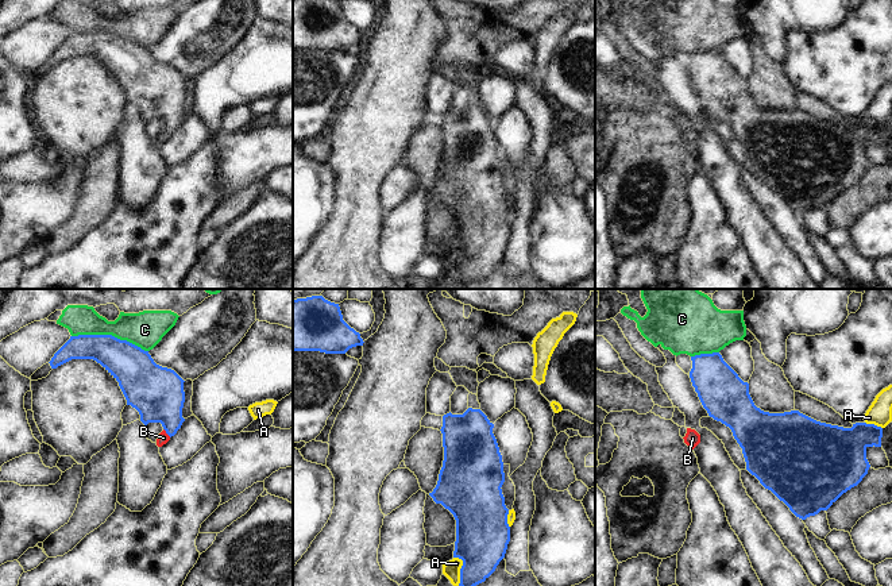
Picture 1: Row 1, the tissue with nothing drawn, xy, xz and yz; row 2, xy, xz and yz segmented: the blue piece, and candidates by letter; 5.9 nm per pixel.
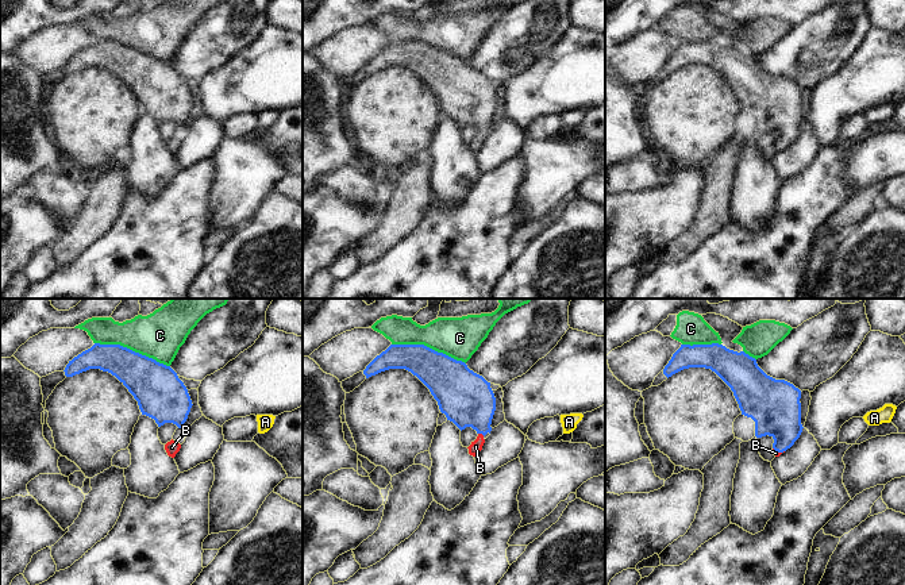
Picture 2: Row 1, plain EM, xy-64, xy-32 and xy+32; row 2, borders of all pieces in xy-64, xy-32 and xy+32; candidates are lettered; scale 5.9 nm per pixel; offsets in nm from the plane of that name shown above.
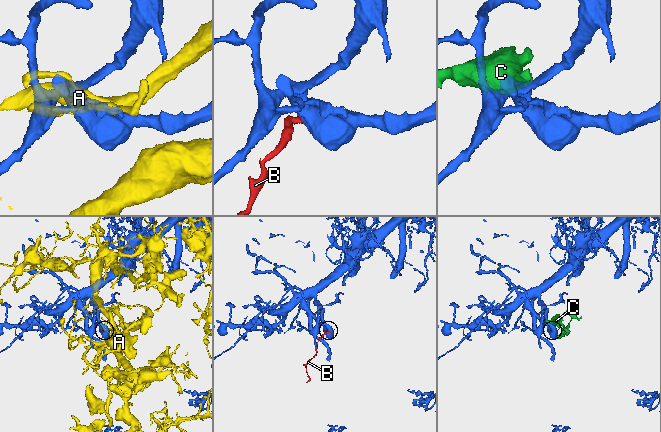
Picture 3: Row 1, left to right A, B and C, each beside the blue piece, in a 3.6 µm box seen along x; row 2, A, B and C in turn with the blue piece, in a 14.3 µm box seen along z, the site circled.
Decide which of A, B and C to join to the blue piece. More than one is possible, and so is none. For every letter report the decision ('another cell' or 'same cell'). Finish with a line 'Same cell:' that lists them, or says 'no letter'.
A: another cell
B: same cell
C: another cell
Same cell: B

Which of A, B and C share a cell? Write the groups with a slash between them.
A / B / C

